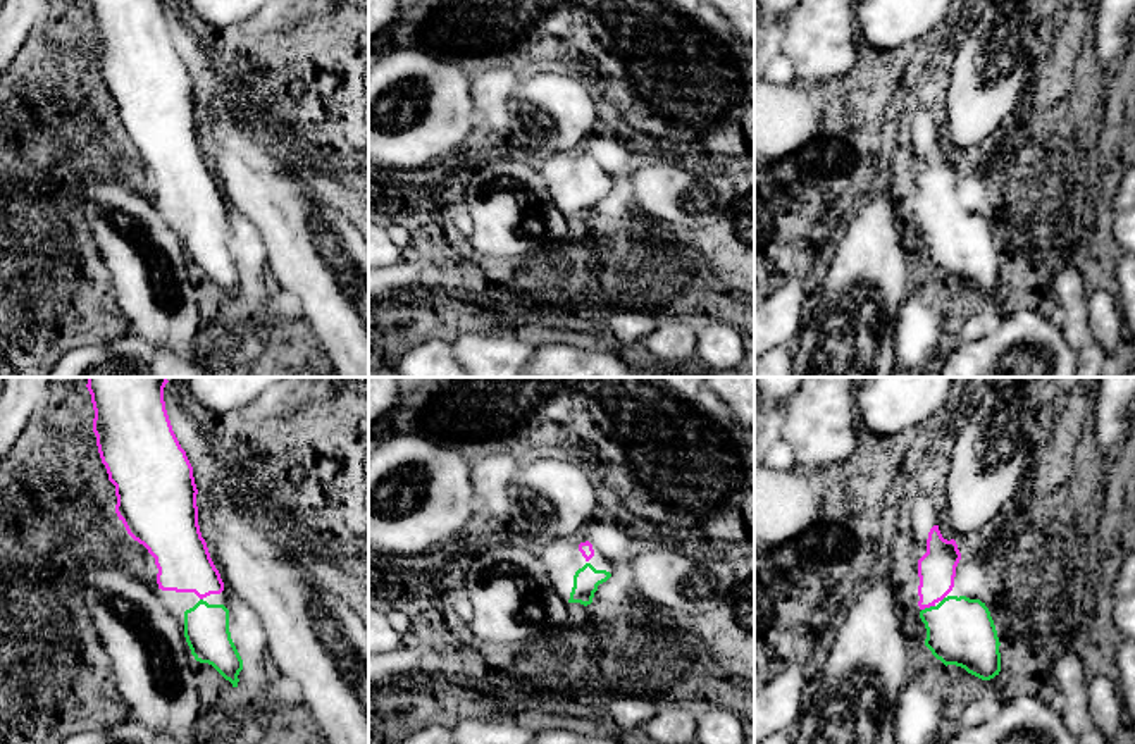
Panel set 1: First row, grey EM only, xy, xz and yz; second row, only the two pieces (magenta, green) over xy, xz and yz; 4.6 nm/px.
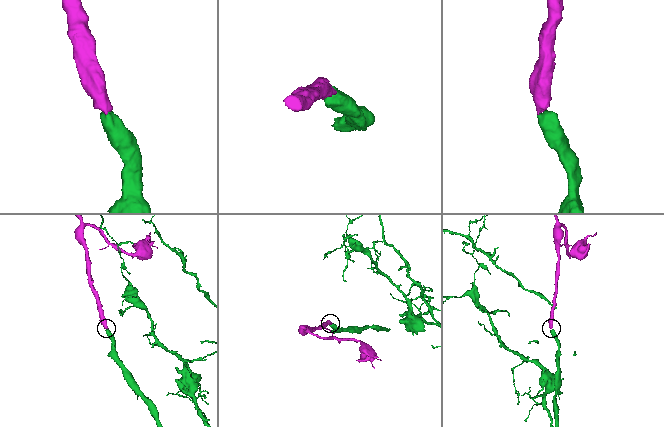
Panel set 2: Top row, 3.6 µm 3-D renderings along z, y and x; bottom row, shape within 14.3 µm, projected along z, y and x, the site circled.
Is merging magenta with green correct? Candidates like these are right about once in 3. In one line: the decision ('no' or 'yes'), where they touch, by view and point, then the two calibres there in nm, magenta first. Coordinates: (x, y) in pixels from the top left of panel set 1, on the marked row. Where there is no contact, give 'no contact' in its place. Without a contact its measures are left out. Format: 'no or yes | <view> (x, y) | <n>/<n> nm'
yes | yz (927, 607) | 180/320 nm

